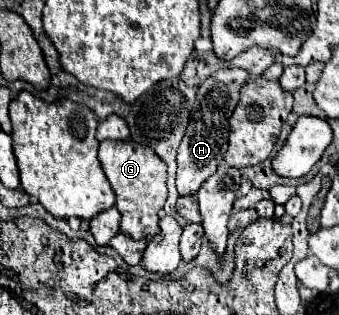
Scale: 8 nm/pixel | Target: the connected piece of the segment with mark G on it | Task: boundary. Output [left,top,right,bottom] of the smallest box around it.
[99,141,167,239]

